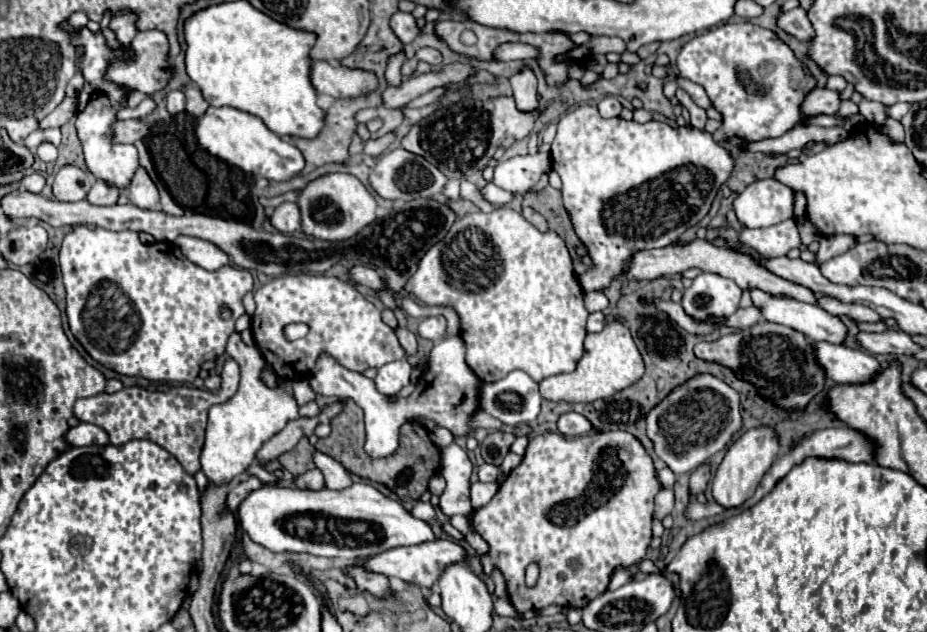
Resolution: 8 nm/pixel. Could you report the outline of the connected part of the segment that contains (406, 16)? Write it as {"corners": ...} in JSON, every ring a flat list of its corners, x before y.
{"corners":[[396,11,396,13,392,15,390,27,392,28,392,31,396,33,396,37,398,37,404,45,412,43,414,37,418,35,418,31,420,31,420,29,416,27,414,17,412,17,410,13,402,13,402,11]]}

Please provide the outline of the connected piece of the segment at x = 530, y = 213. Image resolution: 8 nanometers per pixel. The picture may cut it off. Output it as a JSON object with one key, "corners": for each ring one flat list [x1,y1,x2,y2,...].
{"corners":[[524,207,522,215,524,215,538,231,548,231,548,223,546,223,546,219,544,219,538,211,534,211,534,209,530,209,530,207]]}

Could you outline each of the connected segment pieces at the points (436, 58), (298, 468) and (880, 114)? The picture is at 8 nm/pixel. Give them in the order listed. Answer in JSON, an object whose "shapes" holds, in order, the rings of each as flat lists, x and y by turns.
{"shapes":[[[428,47,420,49,416,57,418,57,418,59,424,59,424,61,430,63,430,65,438,65,438,63,442,61,442,55,440,55,436,49,428,49]],[[302,439,294,451,280,455,278,461,280,461,282,467,288,469,292,475,302,475,302,473,306,473,306,471,310,471,310,469,316,467,316,465,312,463,314,451,316,451,316,447,312,447,312,445,308,443,308,439]],[[862,99,862,103,860,103,860,115,862,115,868,123,882,125,884,119,888,117,888,109,886,109,884,105,874,103,874,101,866,101,866,99]]]}

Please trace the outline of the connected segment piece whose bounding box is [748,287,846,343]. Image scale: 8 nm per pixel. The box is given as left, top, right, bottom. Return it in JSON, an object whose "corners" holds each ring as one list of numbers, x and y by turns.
{"corners":[[752,287,748,289,750,293,750,299,752,299,752,305,756,309,760,309,762,317,770,323,778,323,778,325,786,325,786,327,792,327,796,331,800,331,806,339,810,341,830,341,830,343,842,343,844,337,846,337,846,327,844,323,826,313,824,309,816,307,816,305,808,305,808,303,802,303,802,301,794,301,794,299,786,299,786,297,776,297,776,295,770,295,758,287]]}

